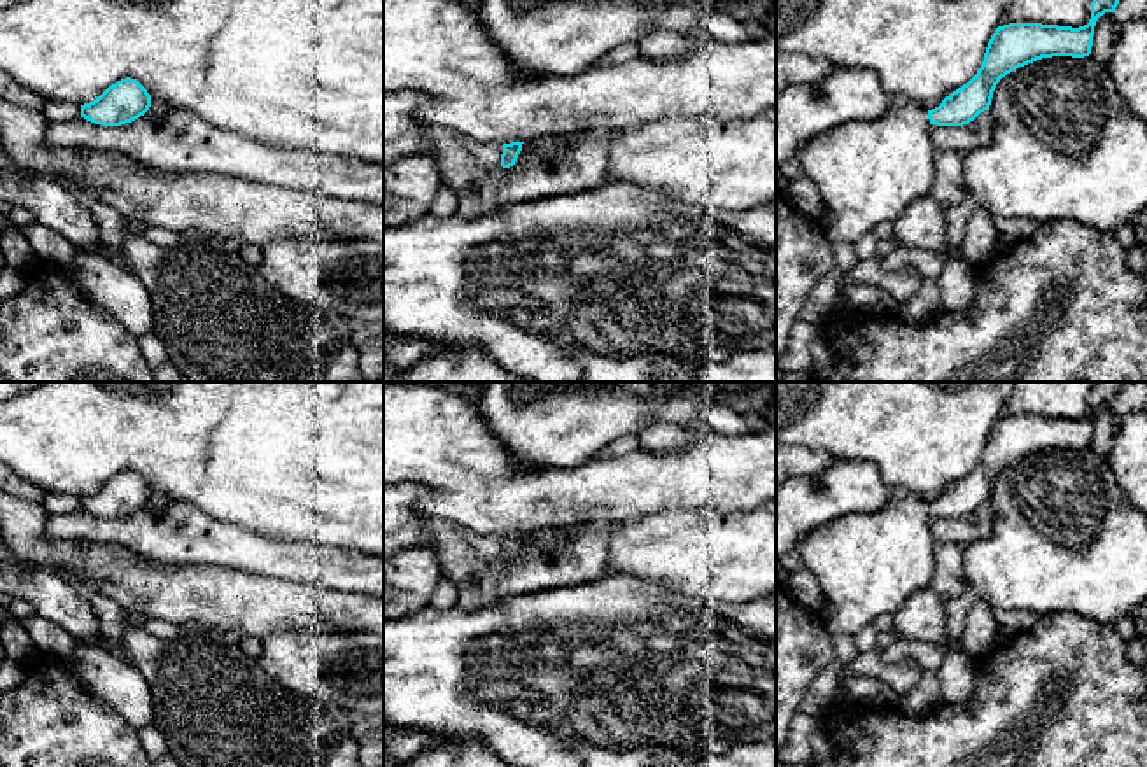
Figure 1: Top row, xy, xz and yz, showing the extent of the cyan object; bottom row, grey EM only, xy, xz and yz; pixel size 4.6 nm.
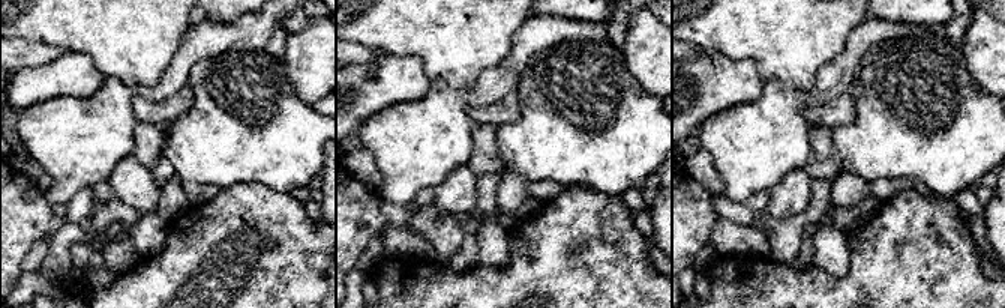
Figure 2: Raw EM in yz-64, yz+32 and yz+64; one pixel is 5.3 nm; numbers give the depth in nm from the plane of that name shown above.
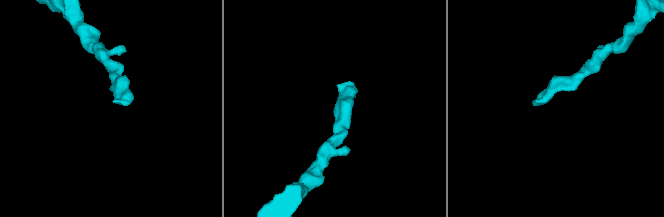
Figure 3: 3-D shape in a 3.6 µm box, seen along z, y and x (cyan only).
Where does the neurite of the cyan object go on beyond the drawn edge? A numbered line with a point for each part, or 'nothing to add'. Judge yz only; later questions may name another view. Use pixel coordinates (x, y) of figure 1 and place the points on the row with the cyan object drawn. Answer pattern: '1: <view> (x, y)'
1: yz (867, 172)

